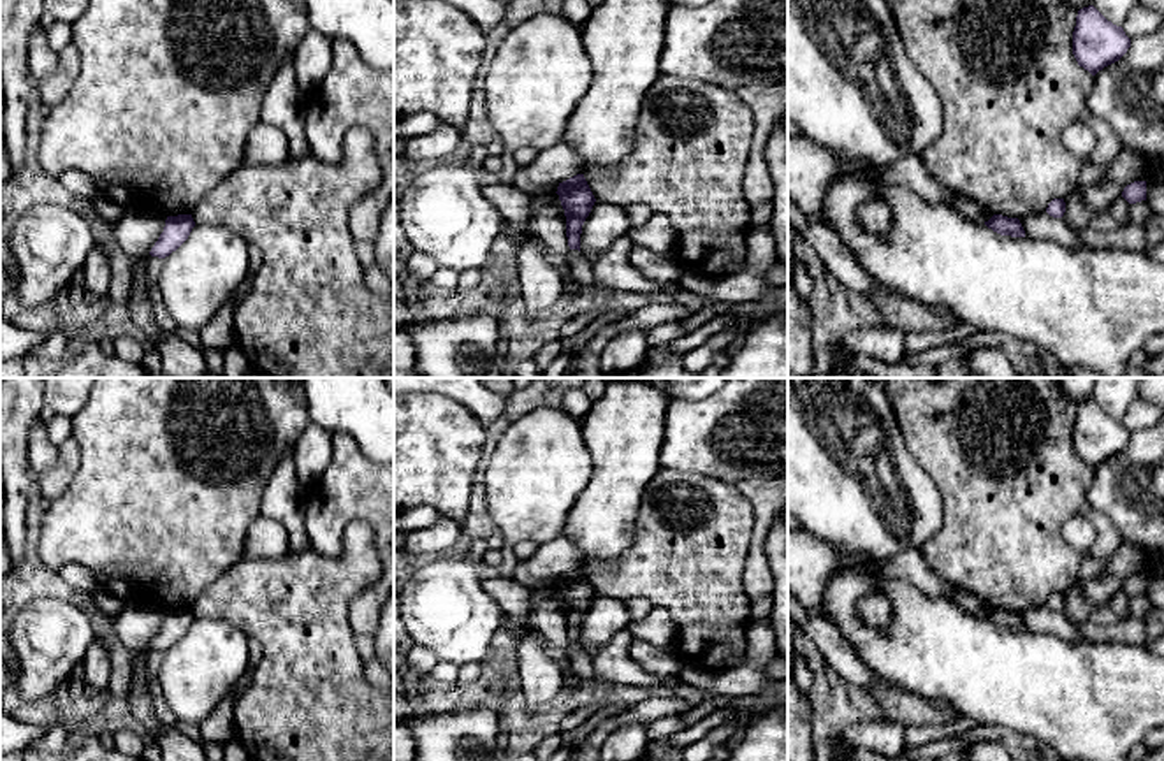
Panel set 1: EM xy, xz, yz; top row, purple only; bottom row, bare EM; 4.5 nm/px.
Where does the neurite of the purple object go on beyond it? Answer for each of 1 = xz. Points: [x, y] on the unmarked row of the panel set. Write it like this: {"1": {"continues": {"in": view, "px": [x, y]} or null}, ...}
{"1": {"continues": null}}

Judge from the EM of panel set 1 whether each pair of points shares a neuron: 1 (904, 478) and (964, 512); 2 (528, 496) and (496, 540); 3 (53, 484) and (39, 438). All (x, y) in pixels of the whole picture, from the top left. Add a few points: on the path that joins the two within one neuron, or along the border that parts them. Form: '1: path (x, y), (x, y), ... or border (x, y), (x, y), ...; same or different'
1: border (918, 464), (943, 507), (943, 528), (931, 540); different
2: border (498, 529), (507, 542); different
3: border (58, 447), (58, 463), (37, 480); different

